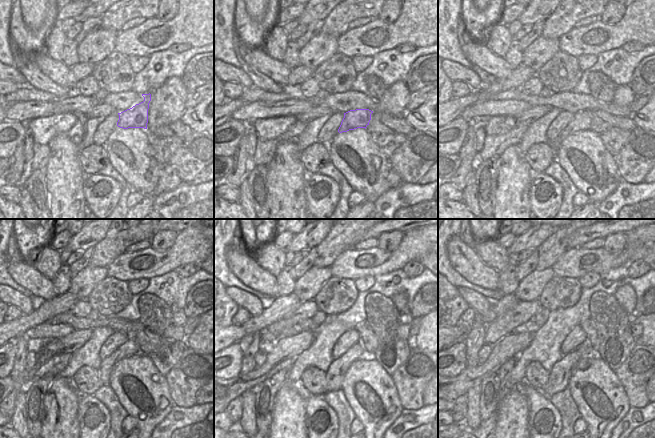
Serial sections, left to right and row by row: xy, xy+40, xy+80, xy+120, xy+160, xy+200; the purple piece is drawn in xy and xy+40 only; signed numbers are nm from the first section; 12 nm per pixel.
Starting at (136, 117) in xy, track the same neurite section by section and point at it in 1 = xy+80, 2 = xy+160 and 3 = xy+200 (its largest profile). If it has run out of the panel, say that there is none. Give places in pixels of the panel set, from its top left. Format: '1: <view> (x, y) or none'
1: xy+80 (581, 120)
2: xy+160 (334, 375)
3: xy+200 (559, 376)

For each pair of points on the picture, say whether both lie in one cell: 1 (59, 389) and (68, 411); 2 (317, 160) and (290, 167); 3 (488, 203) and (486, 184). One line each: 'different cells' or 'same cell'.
1: same cell
2: different cells
3: same cell

